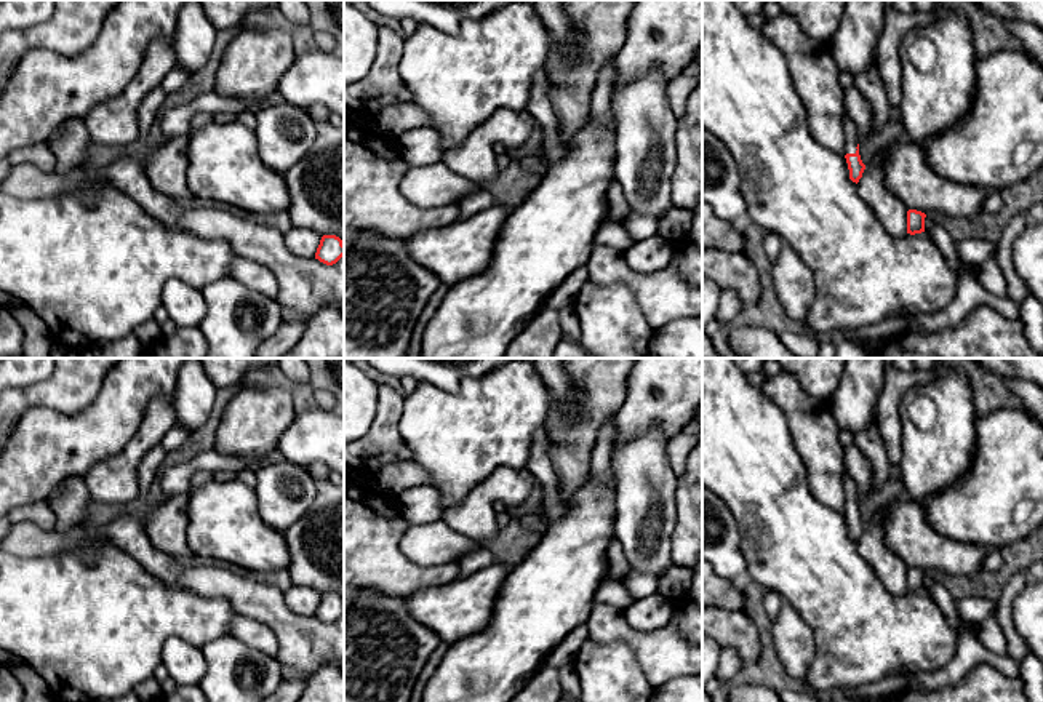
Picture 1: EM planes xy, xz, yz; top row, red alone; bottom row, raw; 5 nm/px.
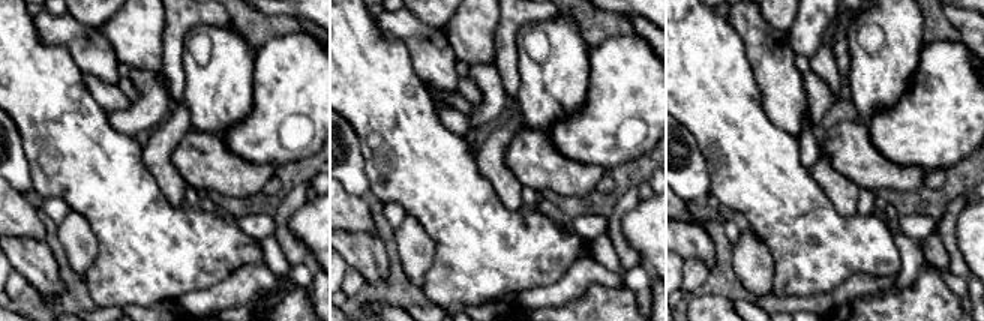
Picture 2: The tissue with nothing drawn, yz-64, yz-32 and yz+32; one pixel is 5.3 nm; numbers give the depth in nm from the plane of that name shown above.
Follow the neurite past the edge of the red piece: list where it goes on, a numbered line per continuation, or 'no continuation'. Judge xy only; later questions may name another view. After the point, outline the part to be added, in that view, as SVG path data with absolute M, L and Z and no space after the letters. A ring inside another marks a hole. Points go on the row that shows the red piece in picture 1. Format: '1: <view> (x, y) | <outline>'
no continuation

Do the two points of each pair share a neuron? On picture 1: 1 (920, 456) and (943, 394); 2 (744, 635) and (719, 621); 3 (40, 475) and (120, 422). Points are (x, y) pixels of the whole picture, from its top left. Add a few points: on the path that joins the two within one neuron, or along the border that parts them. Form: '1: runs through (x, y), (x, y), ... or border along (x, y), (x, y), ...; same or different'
1: runs through (936, 440), (946, 430), (946, 410); same
2: runs through (738, 630), (725, 627); same
3: runs through (59, 456), (71, 445), (101, 432); same

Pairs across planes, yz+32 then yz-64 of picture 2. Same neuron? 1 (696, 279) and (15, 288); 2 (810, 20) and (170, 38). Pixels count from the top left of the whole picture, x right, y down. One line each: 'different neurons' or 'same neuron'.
1: same neuron
2: different neurons

